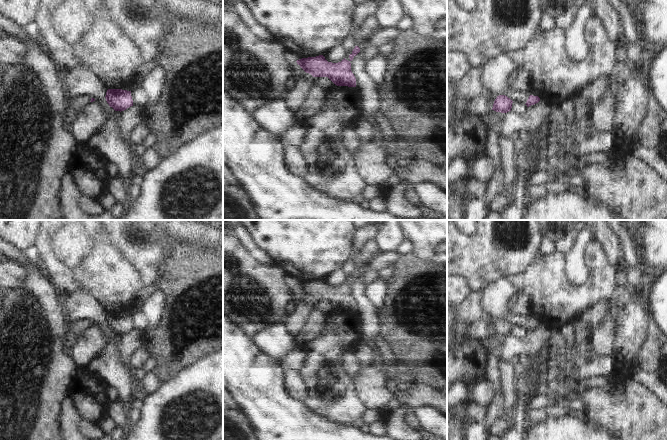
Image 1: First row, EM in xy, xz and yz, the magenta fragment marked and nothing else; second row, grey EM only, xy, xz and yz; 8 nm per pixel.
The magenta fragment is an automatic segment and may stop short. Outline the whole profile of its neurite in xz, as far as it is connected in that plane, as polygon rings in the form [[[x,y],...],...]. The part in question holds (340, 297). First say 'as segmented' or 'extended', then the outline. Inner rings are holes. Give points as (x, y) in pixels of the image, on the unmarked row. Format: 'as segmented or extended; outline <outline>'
extended; outline [[[319,279],[316,281],[302,282],[296,286],[305,295],[305,303],[295,306],[295,310],[287,315],[285,322],[283,323],[284,327],[294,336],[297,336],[300,333],[307,322],[308,315],[310,311],[313,310],[313,301],[328,301],[337,310],[356,311],[356,302],[351,295],[351,287],[345,282],[341,286],[332,287],[328,286],[323,279]]]

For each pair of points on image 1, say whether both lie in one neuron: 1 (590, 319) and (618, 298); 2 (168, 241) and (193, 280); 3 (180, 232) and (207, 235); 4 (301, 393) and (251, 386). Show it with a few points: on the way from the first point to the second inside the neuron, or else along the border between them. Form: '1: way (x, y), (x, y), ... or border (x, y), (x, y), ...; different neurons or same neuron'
1: border (609, 309), (594, 328); different neurons
2: border (176, 242), (172, 254), (163, 265), (167, 272); different neurons
3: way (187, 232), (200, 232); same neuron
4: border (283, 372), (285, 391), (290, 397), (303, 403); different neurons

